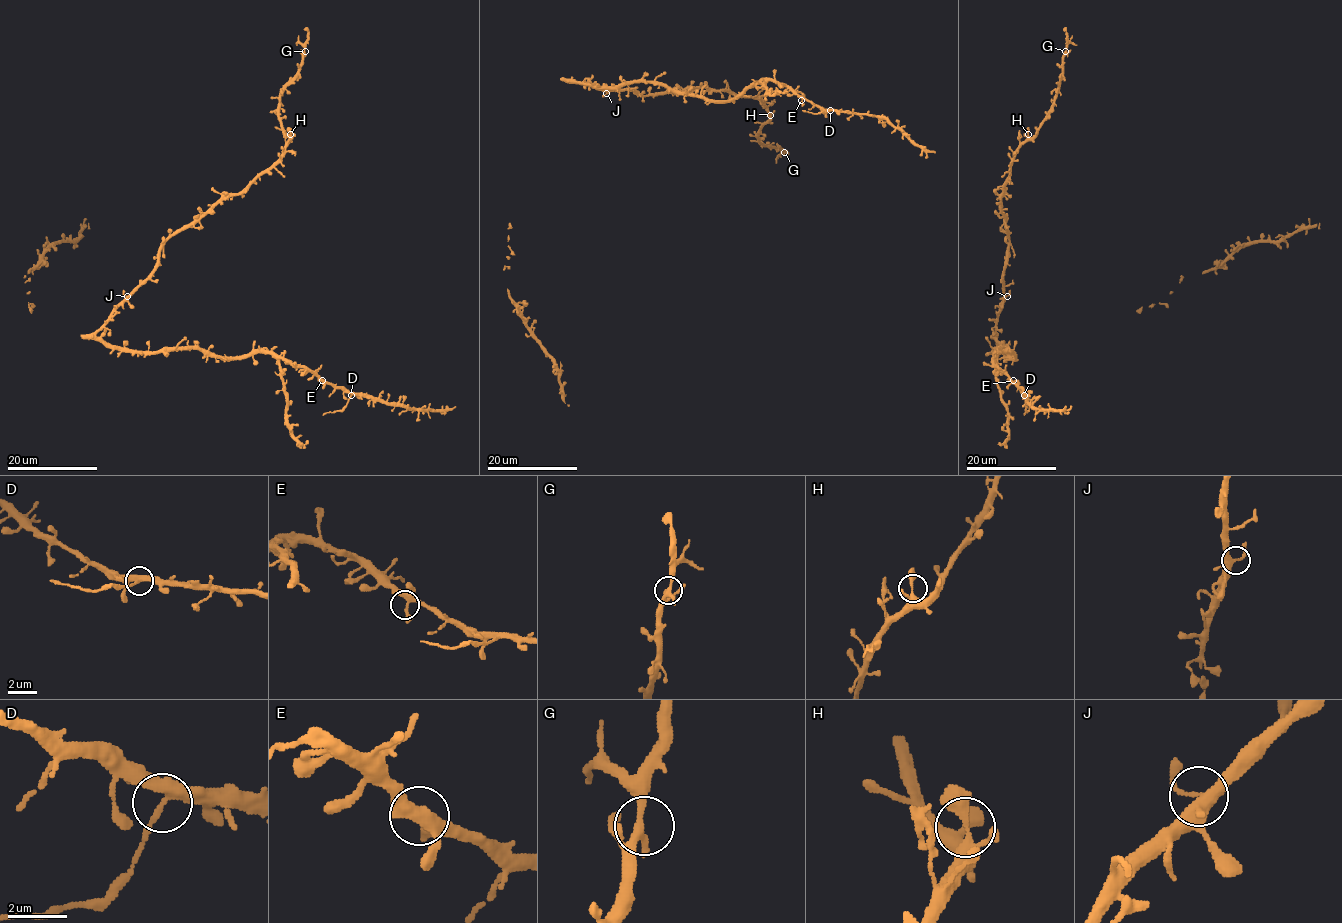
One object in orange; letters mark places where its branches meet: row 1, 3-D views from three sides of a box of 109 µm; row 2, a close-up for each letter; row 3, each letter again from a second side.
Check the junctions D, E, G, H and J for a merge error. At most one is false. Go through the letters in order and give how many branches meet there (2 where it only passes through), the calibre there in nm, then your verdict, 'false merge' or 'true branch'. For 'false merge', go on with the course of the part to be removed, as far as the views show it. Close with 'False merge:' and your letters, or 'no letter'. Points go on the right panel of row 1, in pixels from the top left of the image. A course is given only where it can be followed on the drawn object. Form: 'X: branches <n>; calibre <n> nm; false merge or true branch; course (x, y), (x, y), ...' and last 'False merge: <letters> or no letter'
D: branches 3; calibre 280 nm; false merge; course (1024, 395), (1027, 411), (1024, 415)
E: branches 4; calibre 360 nm; true branch
G: branches 3; calibre 240 nm; true branch
H: branches 3; calibre 280 nm; true branch
J: branches 3; calibre 240 nm; true branch
False merge: D

